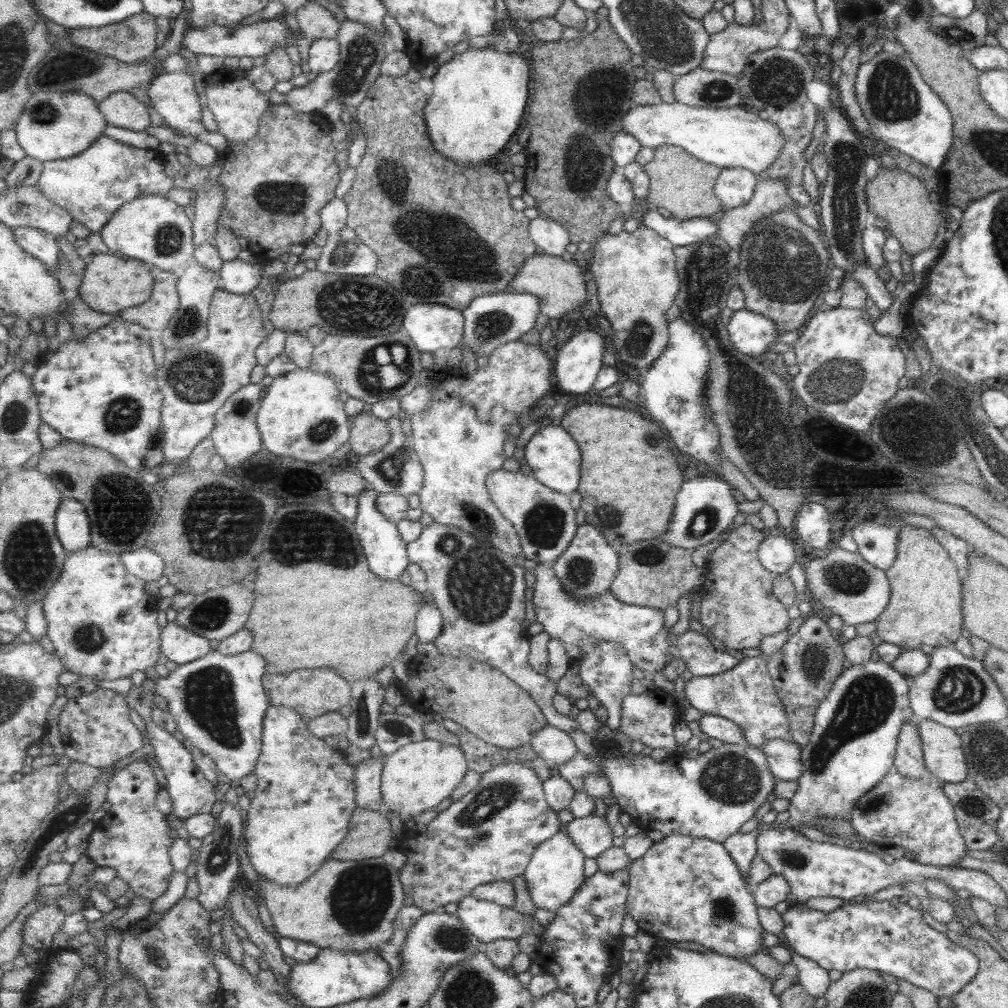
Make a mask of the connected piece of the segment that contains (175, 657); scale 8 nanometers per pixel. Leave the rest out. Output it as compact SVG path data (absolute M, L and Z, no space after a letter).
M174 621L163 627L163 656L177 665L202 659L211 652L211 642L206 636L181 627Z

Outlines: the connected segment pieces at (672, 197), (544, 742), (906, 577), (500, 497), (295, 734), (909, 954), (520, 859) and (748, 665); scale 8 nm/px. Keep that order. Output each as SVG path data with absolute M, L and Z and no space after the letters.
M662 145L653 153L653 160L644 165L650 176L648 200L653 207L663 207L681 220L691 220L693 217L713 219L713 214L721 208L718 198L714 196L714 182L721 174L722 168L697 160L687 149L680 146Z
M550 724L531 739L528 748L545 760L551 760L558 765L571 761L578 751L576 742L570 734Z
M903 523L896 534L896 552L893 564L885 570L885 576L889 583L889 600L883 612L875 618L875 634L882 642L891 643L905 649L917 649L921 642L917 638L921 634L927 634L929 630L937 630L947 640L955 640L963 634L961 616L961 578L960 568L949 558L945 548L935 541L935 538L927 529L914 528L910 524Z
M503 469L493 472L487 478L486 485L501 513L514 524L522 542L524 558L536 563L553 564L571 547L580 527L569 495L549 488L532 474Z
M271 705L267 710L266 719L263 720L264 735L262 755L259 757L258 766L255 767L255 776L259 778L257 788L250 794L251 802L245 813L245 829L243 841L246 845L246 852L249 856L250 863L259 876L263 876L269 882L286 886L289 888L297 888L301 883L306 883L322 868L321 864L325 864L330 859L333 851L346 839L346 834L350 830L351 818L353 818L355 810L358 806L358 784L357 773L355 767L347 764L345 753L343 750L335 751L333 746L329 746L325 740L313 735L310 731L309 720L305 719L297 709L287 705Z
M870 899L859 904L849 904L844 901L839 908L829 914L797 904L789 906L780 917L783 921L783 938L787 941L788 947L795 954L817 963L826 971L833 969L845 972L855 968L864 968L885 972L915 987L923 988L937 998L950 999L977 972L978 958L972 952L959 944L951 943L945 934L933 930L923 921L922 914L909 908L907 904L898 903L897 906L891 906L885 900L875 902Z
M521 761L499 764L481 775L477 788L453 802L429 824L415 824L407 848L401 844L407 861L401 867L400 880L415 900L415 906L424 913L441 911L446 904L457 903L472 896L474 889L483 884L524 877L539 845L553 838L565 825L559 821L557 811L547 802L544 782L538 773Z
M745 657L737 666L719 675L693 676L684 684L684 694L689 705L702 715L719 715L739 725L747 746L759 749L771 738L789 741L787 716L768 676L764 657Z

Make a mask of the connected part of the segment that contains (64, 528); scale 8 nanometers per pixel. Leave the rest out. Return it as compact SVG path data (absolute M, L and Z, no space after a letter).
M64 497L56 515L56 532L66 550L81 550L91 544L91 520L84 504Z

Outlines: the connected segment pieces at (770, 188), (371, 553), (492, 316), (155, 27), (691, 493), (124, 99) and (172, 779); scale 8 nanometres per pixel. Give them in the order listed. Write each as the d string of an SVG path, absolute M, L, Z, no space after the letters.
M781 177L781 179L759 179L755 183L754 195L751 196L749 203L725 209L718 218L715 218L715 225L717 225L718 228L717 234L732 251L737 253L739 252L739 248L741 248L741 244L743 244L743 240L745 240L745 234L755 226L755 222L759 222L763 216L767 216L767 214L771 214L771 212L779 212L779 210L783 210L783 208L795 212L795 216L797 216L803 224L813 228L817 233L821 233L816 209L814 207L806 208L793 201L788 194L785 177Z
M369 486L369 489L365 489L359 495L359 514L357 515L357 520L355 520L356 532L362 542L371 571L381 577L381 579L399 579L401 574L405 570L407 571L407 567L410 566L408 544L403 541L401 534L399 534L398 524L387 519L385 513L379 511L379 494L379 491Z
M499 292L475 297L470 307L463 311L466 324L462 344L469 346L477 355L490 357L495 349L532 333L541 313L542 300L531 293Z
M147 11L131 16L120 23L97 28L71 29L71 40L82 48L87 48L92 52L102 56L117 58L120 62L137 63L144 60L150 61L159 44L159 25L157 17Z
M702 473L691 476L691 480L681 484L670 532L660 539L678 548L693 550L715 540L733 522L737 516L737 500L733 498L733 488L727 482Z
M117 91L99 103L107 122L115 126L144 131L152 126L151 112L134 93Z
M151 719L143 721L146 725L147 737L156 755L155 760L158 761L166 777L166 790L172 800L172 814L185 825L186 820L193 815L214 812L217 807L217 798L215 798L212 782L207 780L204 772L201 772L197 764L193 762L193 754L189 752L189 748L185 748L183 742L177 740L173 733L167 732Z

